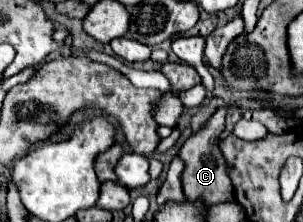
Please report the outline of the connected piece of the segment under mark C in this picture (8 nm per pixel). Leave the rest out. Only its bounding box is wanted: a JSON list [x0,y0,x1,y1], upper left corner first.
[178,108,234,204]

